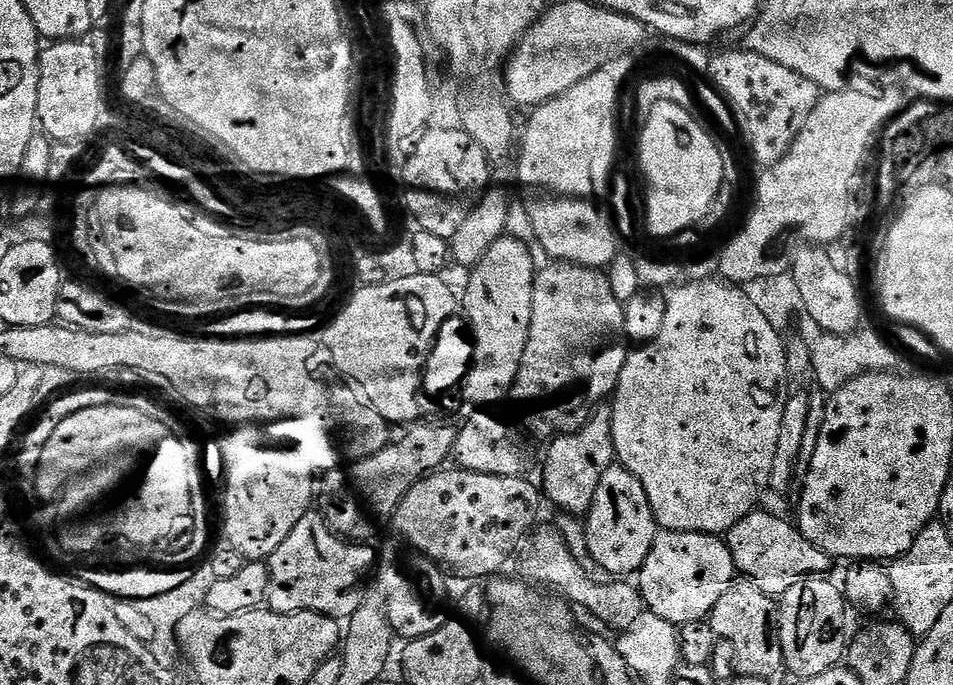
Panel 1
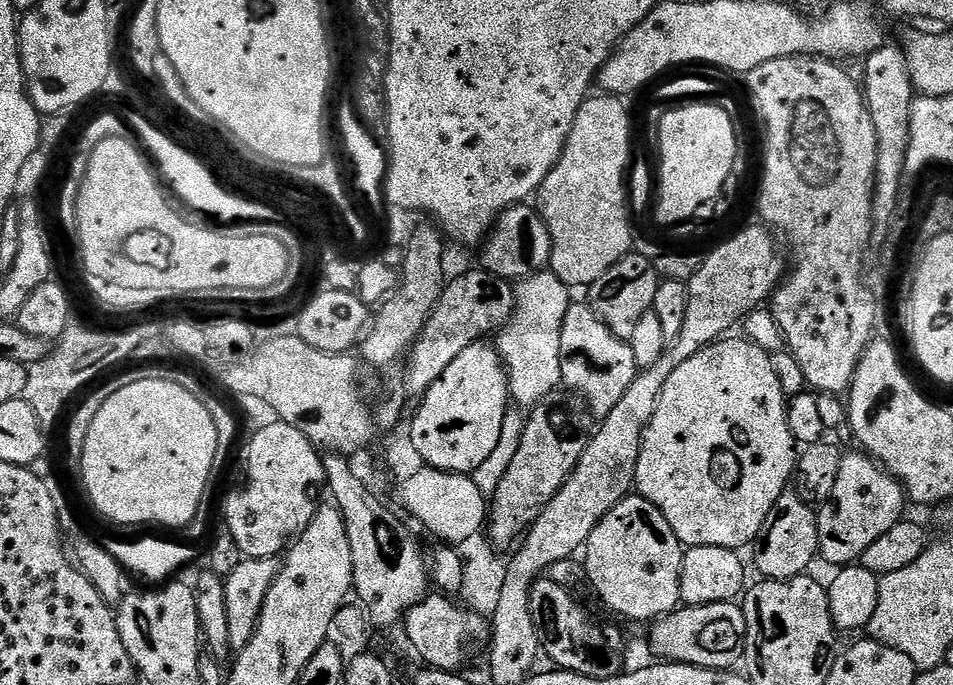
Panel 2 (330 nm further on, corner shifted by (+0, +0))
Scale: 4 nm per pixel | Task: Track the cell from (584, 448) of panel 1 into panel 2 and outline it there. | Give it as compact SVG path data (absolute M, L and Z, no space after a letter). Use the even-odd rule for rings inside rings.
M573 302L566 310L566 322L562 322L562 384L569 393L583 401L591 415L593 412L596 418L602 418L610 414L610 410L618 406L622 394L630 390L638 369L634 350L627 340L611 332L606 322L594 314L591 303L583 303Z

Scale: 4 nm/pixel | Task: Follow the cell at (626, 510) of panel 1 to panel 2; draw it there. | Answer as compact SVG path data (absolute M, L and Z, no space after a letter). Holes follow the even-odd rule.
M630 494L618 506L594 526L594 534L590 534L587 544L582 549L584 556L584 572L592 583L600 600L612 612L625 616L628 620L648 620L655 622L663 617L671 616L681 607L680 579L682 578L682 562L685 545L670 530L670 522L645 496Z

